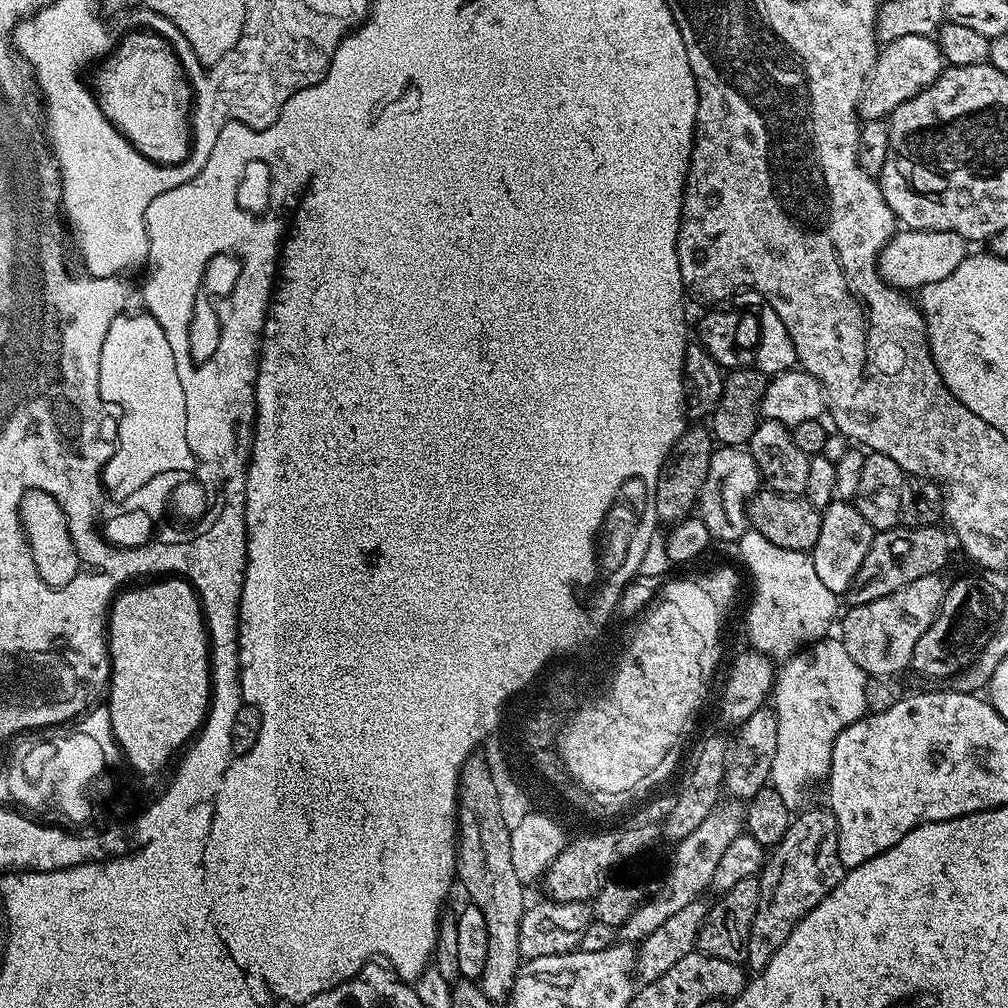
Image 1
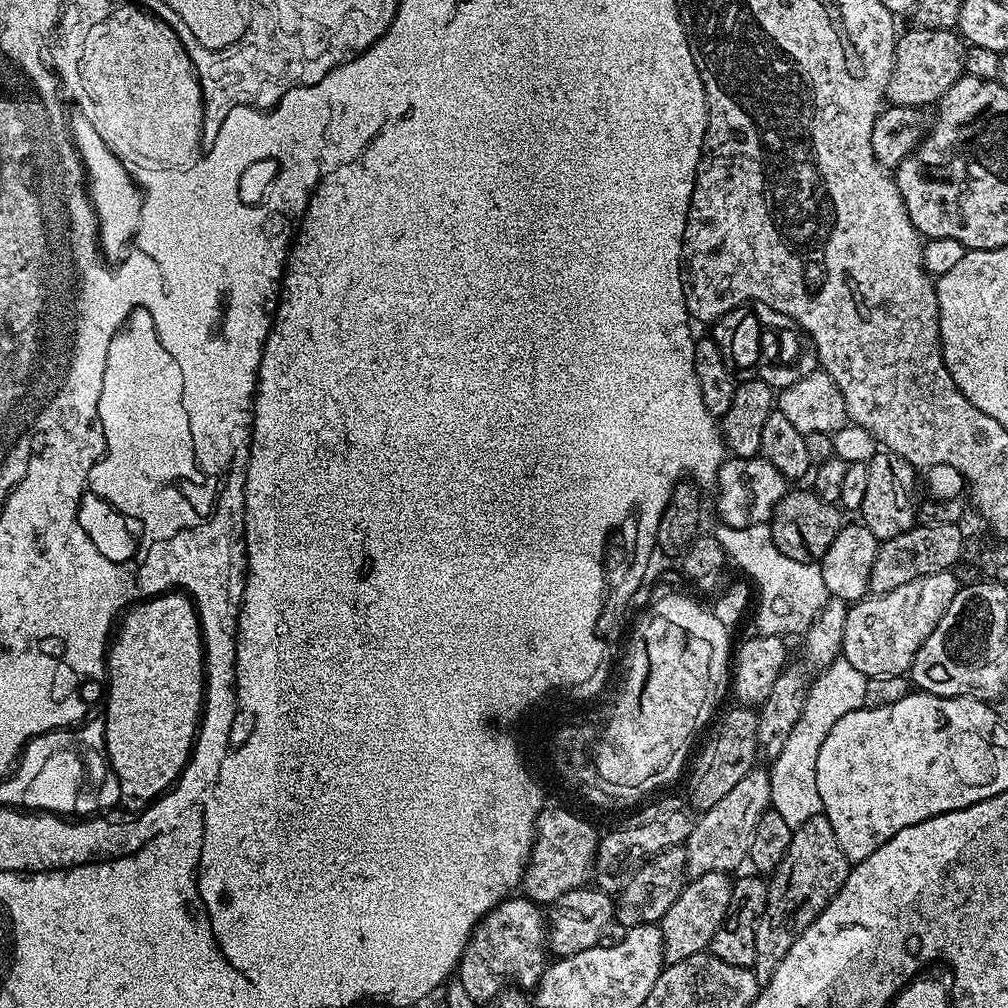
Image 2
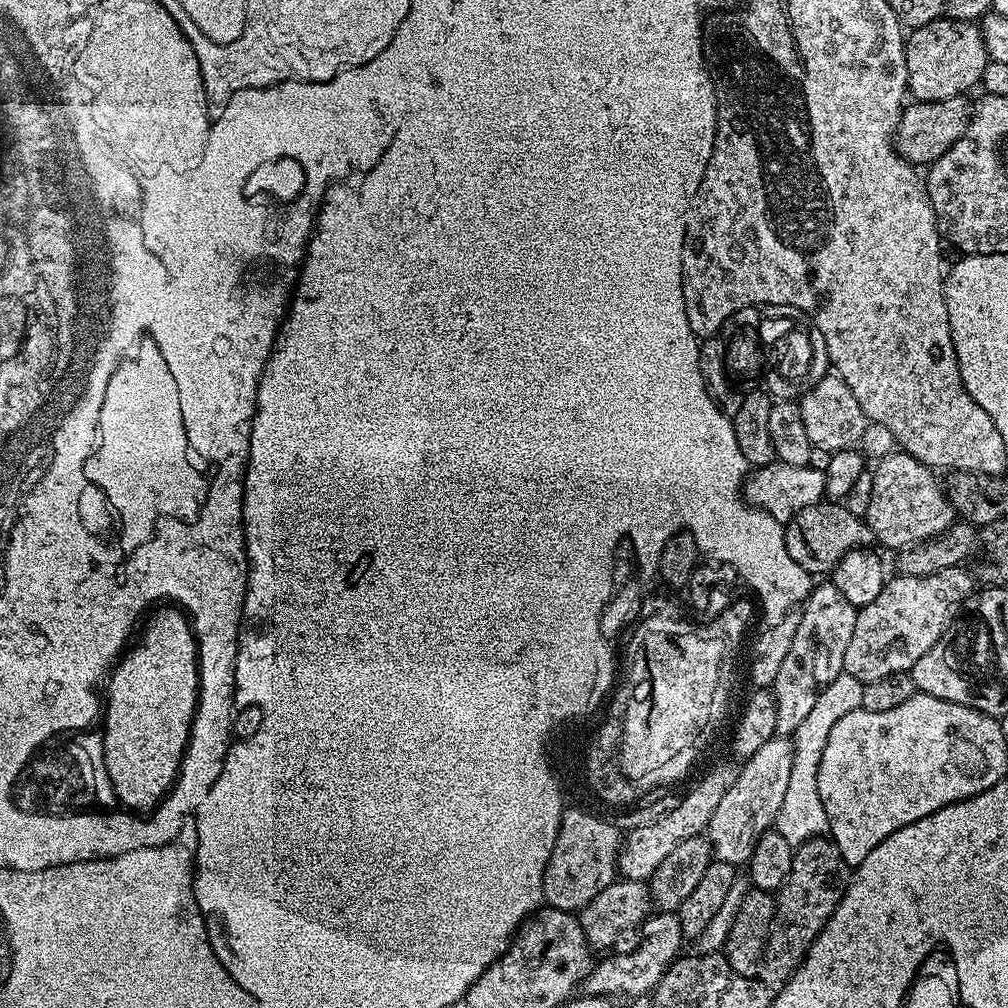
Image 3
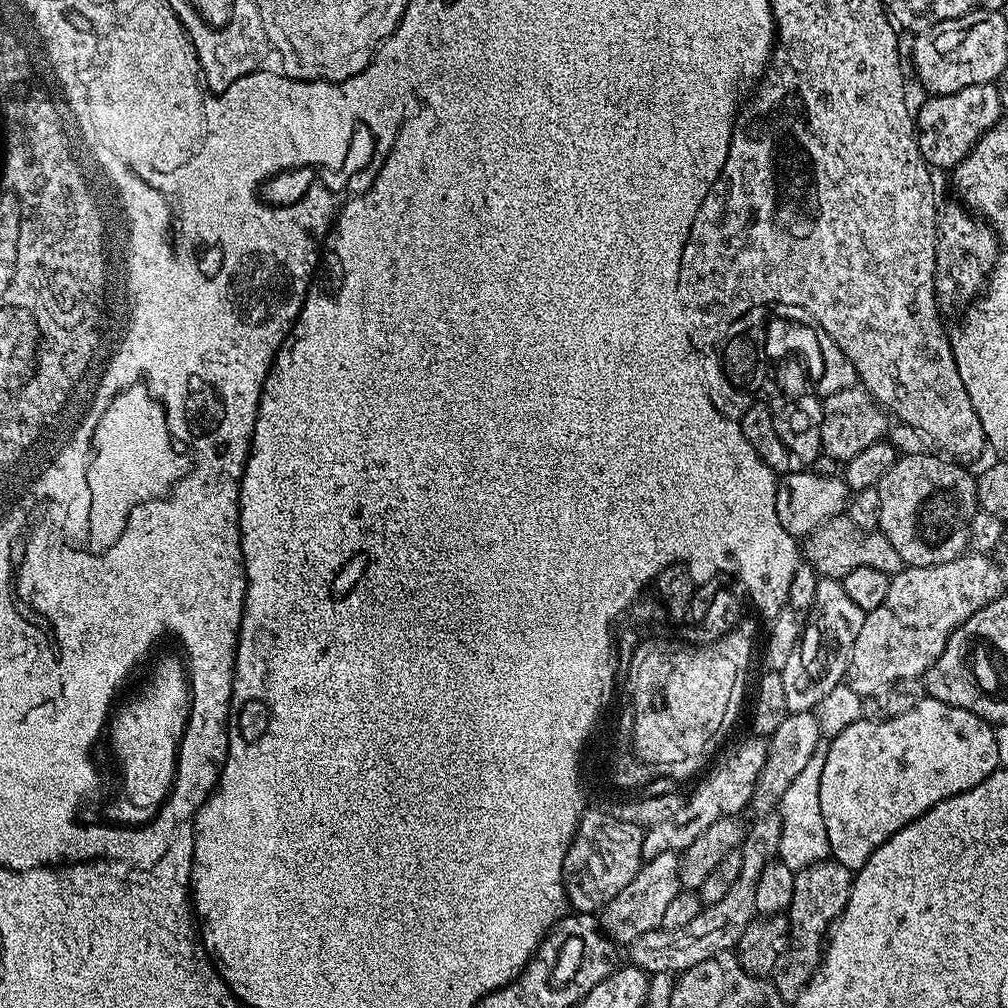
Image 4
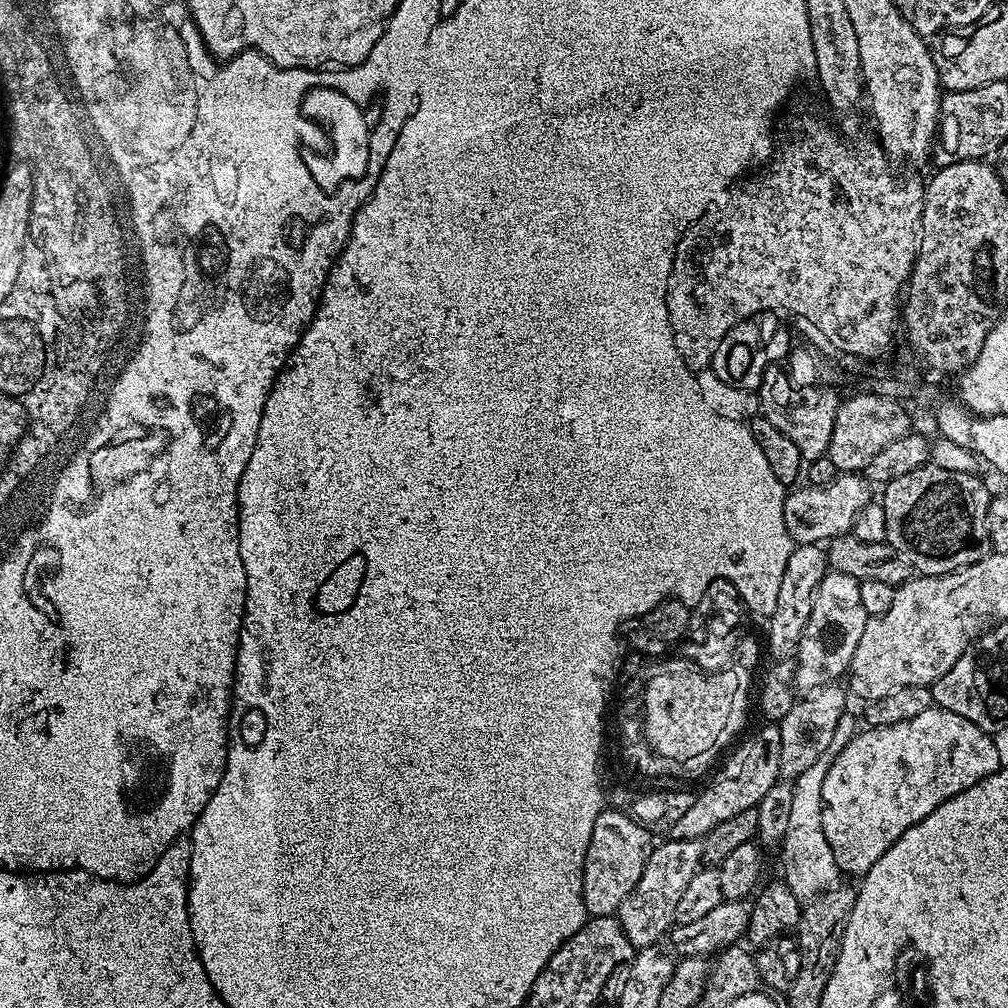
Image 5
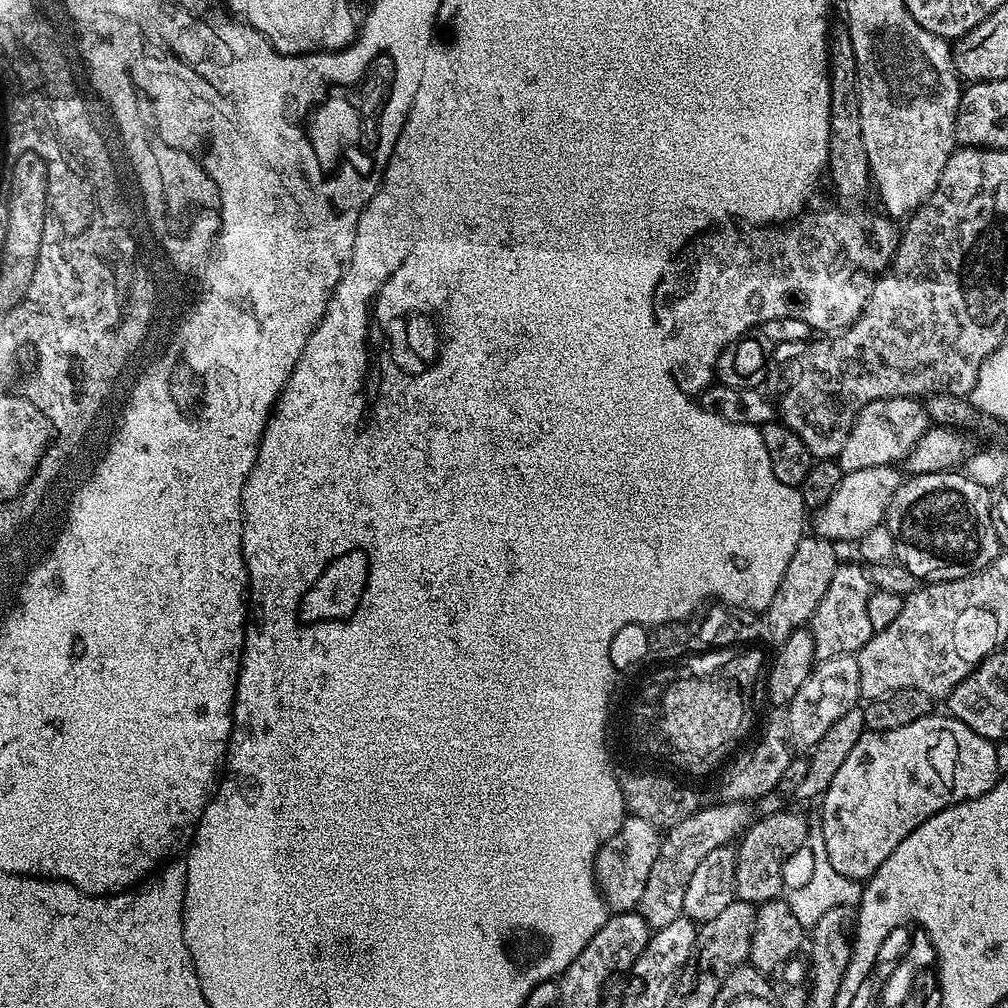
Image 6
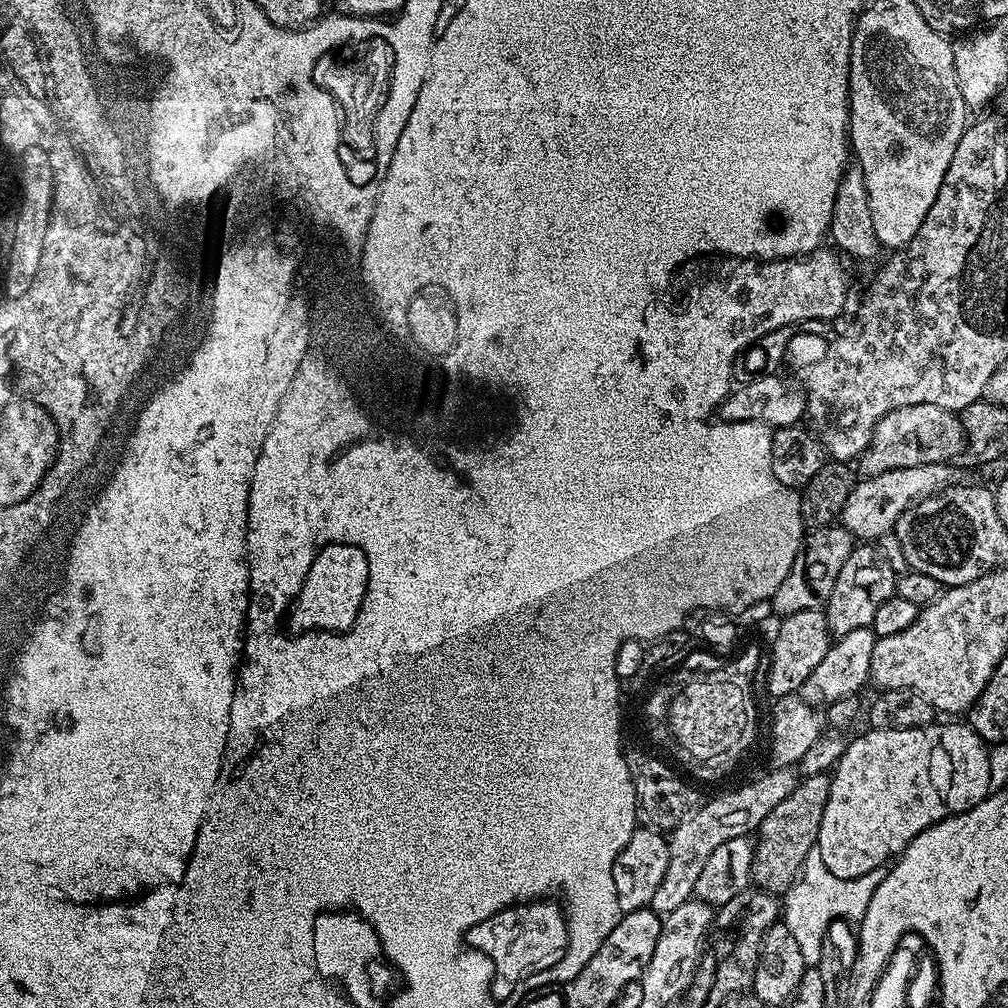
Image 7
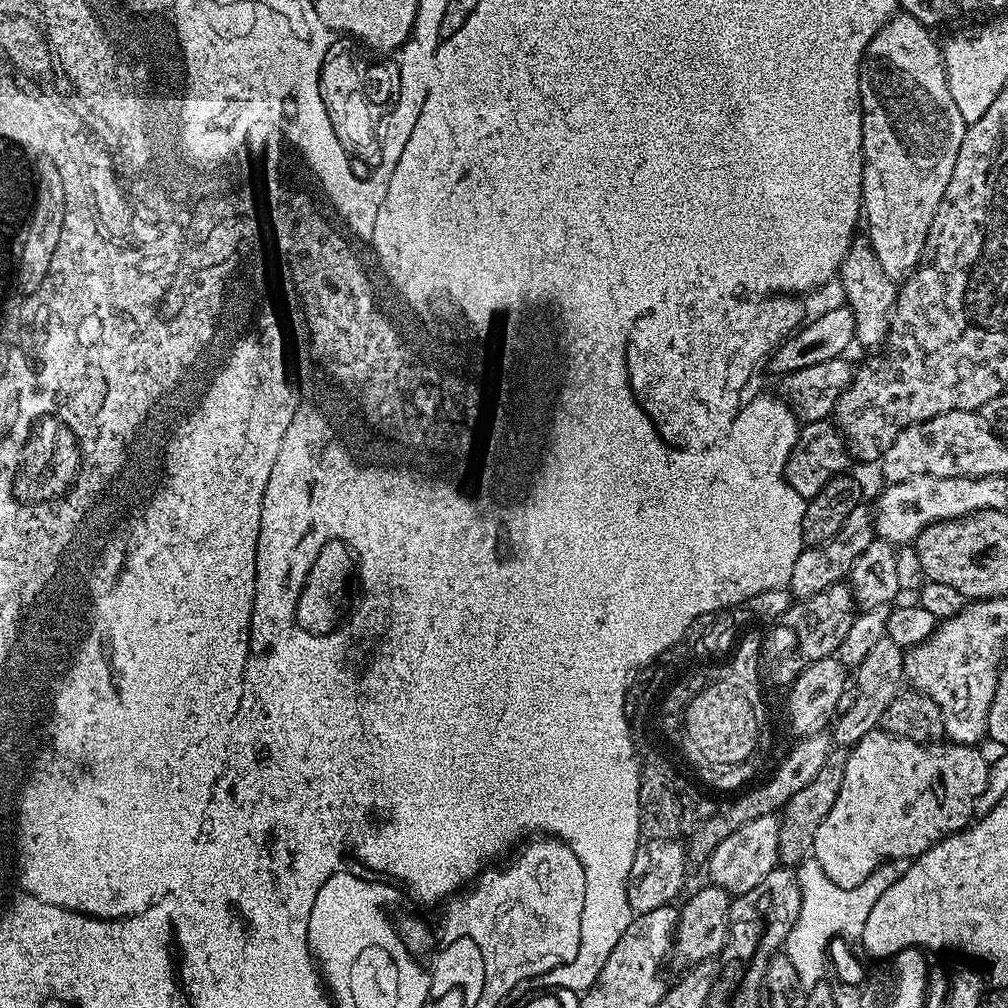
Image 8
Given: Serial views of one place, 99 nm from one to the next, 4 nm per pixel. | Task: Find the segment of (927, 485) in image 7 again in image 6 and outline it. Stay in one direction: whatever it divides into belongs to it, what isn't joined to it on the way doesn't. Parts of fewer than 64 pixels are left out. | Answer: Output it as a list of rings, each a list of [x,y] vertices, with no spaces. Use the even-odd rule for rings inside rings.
[[[870,466],[866,470],[843,473],[837,489],[824,505],[815,509],[815,535],[833,542],[860,541],[866,530],[874,530],[874,526],[885,523],[890,498],[894,498],[894,490],[898,490],[901,479],[901,469],[896,466]]]

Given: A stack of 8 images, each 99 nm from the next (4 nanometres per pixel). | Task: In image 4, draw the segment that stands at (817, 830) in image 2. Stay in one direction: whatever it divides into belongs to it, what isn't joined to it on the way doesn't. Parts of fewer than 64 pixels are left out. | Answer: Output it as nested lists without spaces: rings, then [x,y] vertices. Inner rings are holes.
[[[831,858],[806,866],[796,873],[794,898],[790,898],[790,906],[786,913],[790,933],[788,951],[774,973],[777,992],[784,999],[785,1005],[795,1005],[796,999],[820,967],[830,929],[844,912],[846,902],[850,898],[853,879],[853,869],[842,866]]]

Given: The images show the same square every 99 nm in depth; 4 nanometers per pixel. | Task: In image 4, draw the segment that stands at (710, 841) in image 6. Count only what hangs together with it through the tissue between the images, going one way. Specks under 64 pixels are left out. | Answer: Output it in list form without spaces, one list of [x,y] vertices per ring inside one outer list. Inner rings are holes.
[[[675,852],[658,854],[658,858],[641,863],[640,872],[599,913],[600,927],[605,936],[617,946],[627,946],[634,938],[642,938],[642,934],[654,932],[660,928],[662,918],[666,918],[666,910],[670,902],[682,891],[679,878],[681,857]]]

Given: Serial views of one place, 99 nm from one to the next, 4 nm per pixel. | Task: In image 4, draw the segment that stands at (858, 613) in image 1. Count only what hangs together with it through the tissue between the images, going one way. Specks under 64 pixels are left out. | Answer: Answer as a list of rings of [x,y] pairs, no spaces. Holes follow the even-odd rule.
[[[965,554],[938,566],[908,566],[904,571],[895,573],[890,579],[890,590],[882,601],[882,606],[874,606],[874,610],[864,613],[862,630],[858,630],[858,638],[854,638],[848,663],[848,687],[863,698],[874,694],[874,690],[882,690],[882,686],[890,686],[890,682],[923,677],[930,665],[942,654],[952,631],[963,620],[970,618],[970,614],[1005,595],[1003,575],[1005,573],[999,563],[988,554]]]

